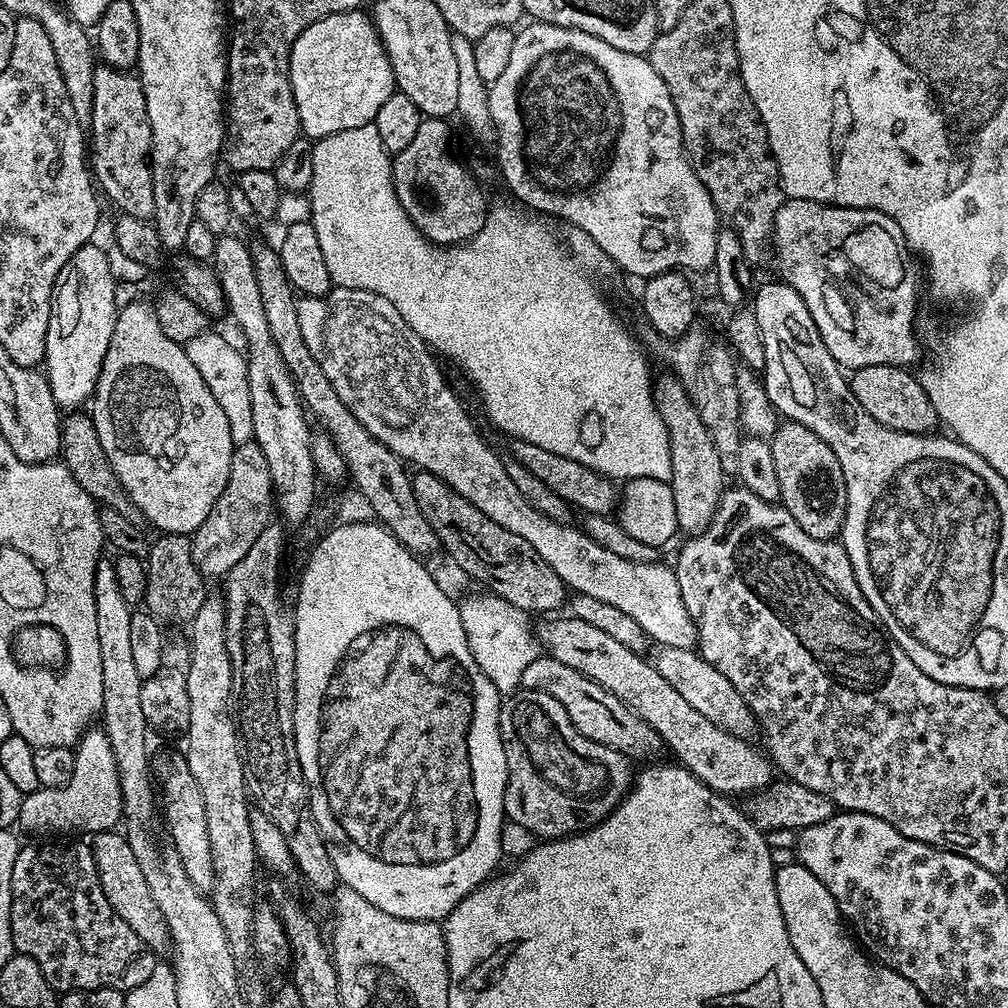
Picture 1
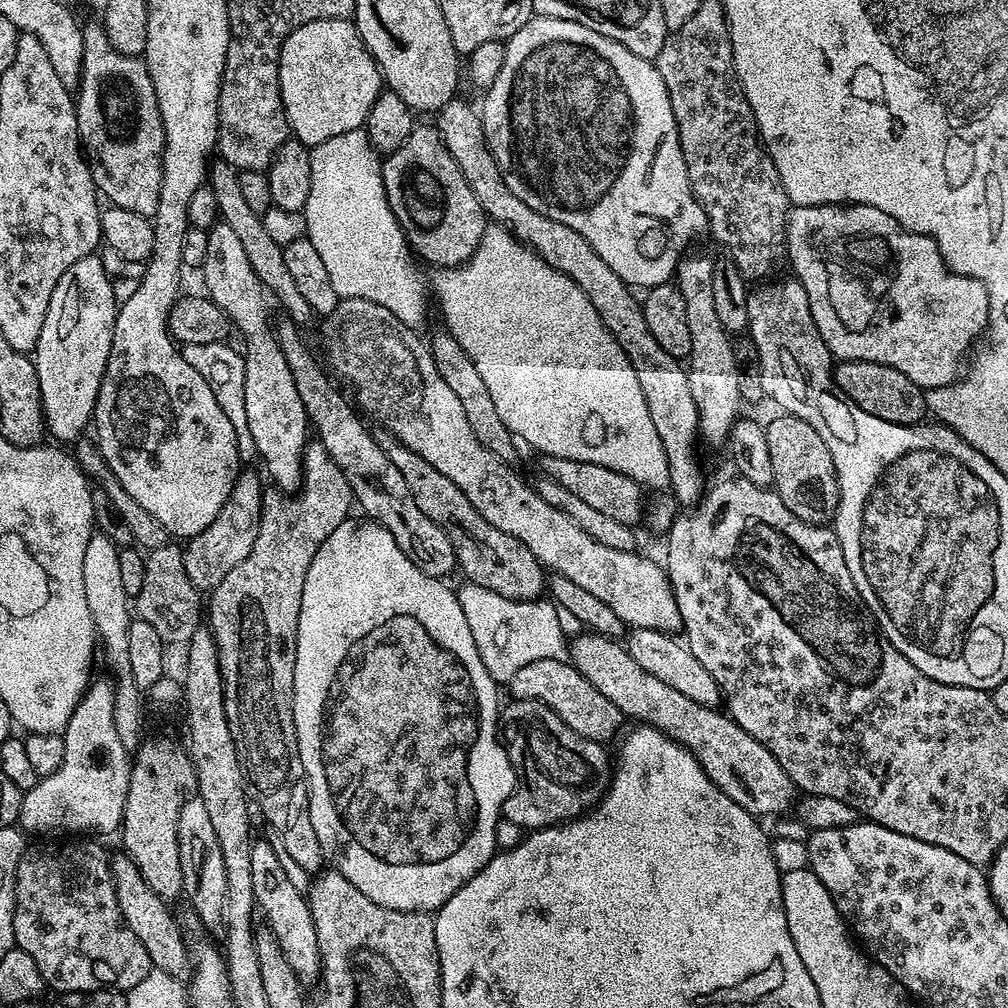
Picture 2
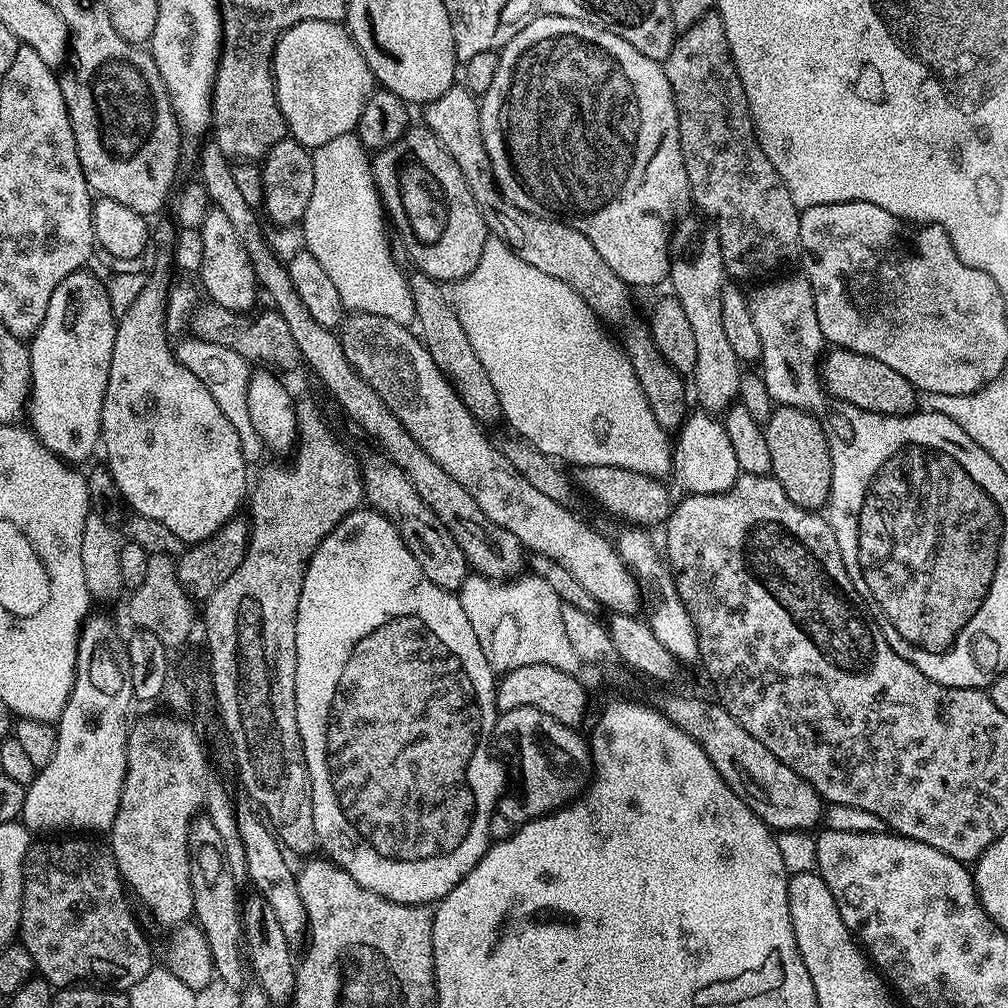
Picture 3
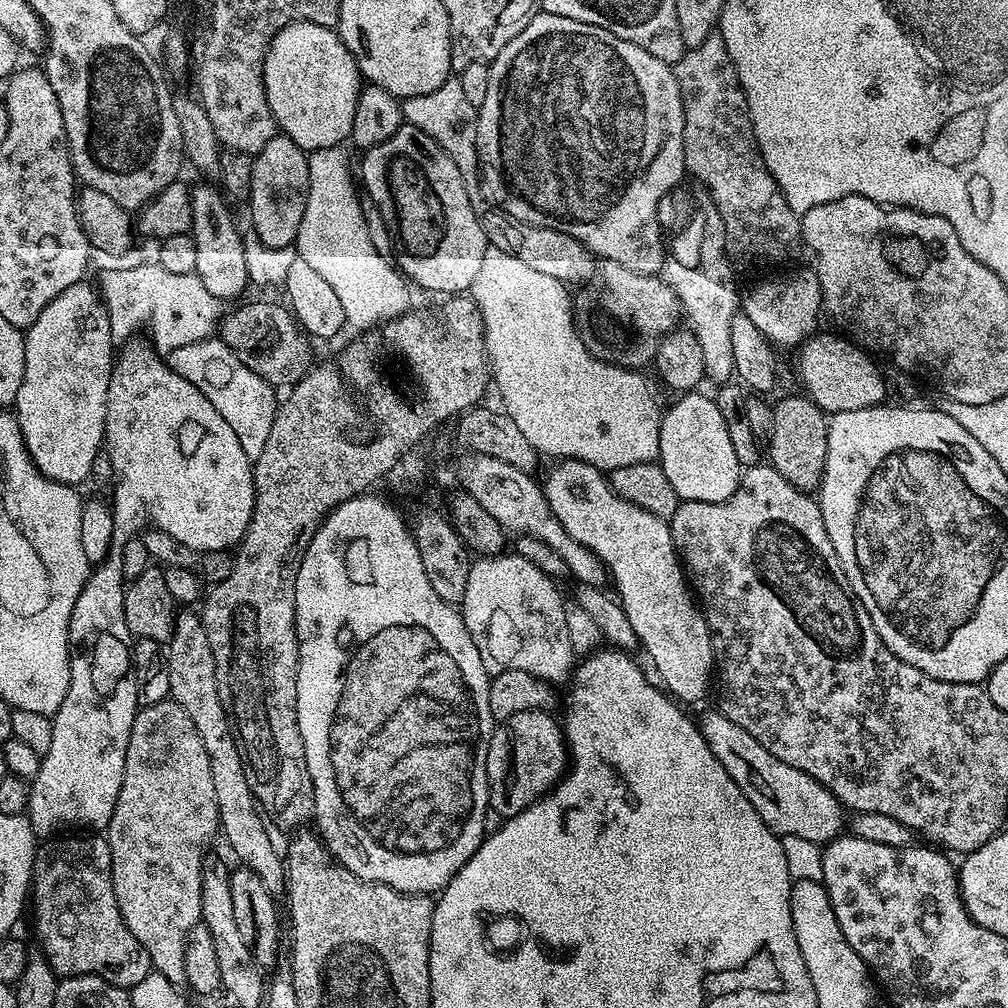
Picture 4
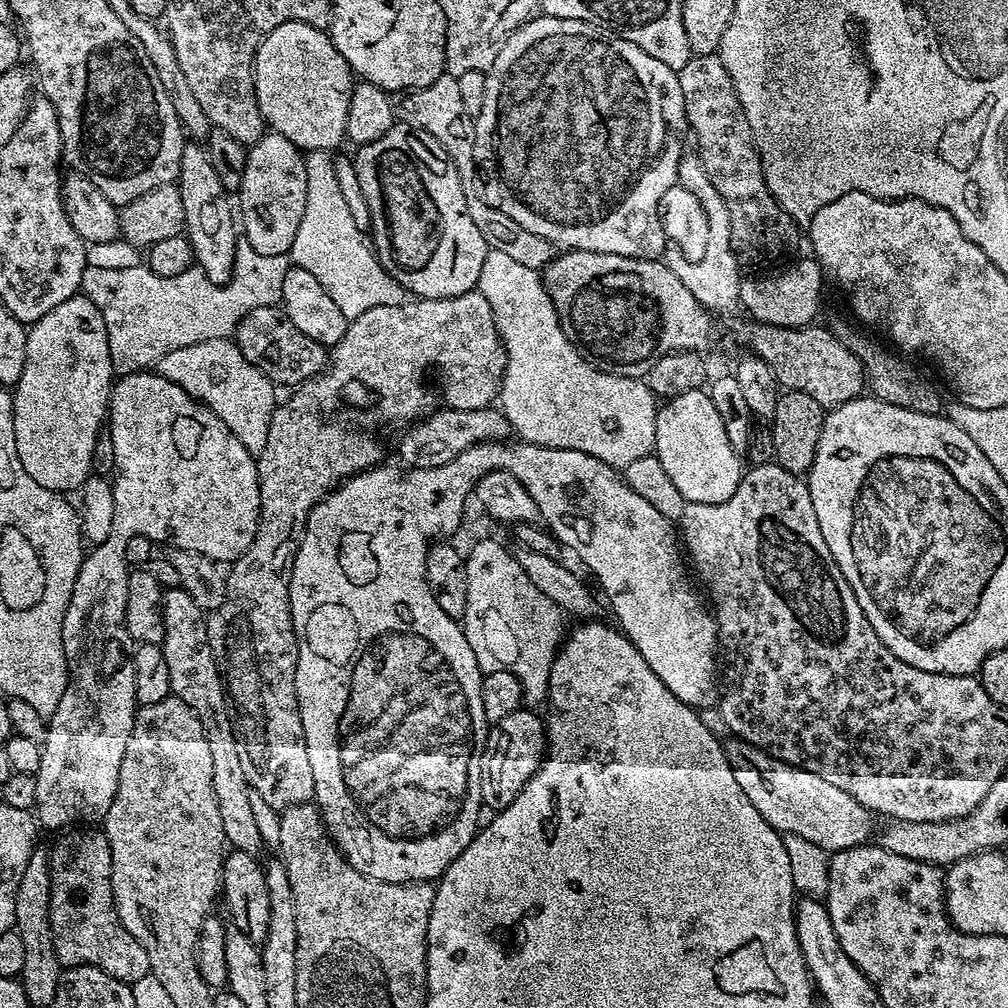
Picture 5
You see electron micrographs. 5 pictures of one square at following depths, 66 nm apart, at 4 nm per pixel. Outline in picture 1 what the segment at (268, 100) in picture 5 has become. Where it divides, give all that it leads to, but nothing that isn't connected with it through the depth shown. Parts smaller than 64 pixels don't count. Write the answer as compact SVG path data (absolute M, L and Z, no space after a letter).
M363 11L330 14L302 30L290 50L290 86L294 90L294 102L300 115L300 131L313 141L324 136L338 134L338 130L354 130L358 126L373 123L378 109L386 103L386 98L397 91L394 70L388 61L388 52L380 39L371 15Z

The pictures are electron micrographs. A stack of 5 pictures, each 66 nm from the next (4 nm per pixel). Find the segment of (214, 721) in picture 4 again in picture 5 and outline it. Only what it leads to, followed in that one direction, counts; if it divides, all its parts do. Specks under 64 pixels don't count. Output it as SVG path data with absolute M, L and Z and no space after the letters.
M182 587L169 588L164 593L162 606L164 623L163 649L166 666L170 669L171 695L176 696L202 722L206 742L210 742L210 759L214 761L214 798L218 798L218 811L222 817L225 841L238 851L259 853L265 842L259 833L257 820L250 806L250 788L242 770L242 754L236 741L236 730L232 727L230 701L224 691L224 682L216 668L216 659L208 645L208 622L206 613L186 594Z

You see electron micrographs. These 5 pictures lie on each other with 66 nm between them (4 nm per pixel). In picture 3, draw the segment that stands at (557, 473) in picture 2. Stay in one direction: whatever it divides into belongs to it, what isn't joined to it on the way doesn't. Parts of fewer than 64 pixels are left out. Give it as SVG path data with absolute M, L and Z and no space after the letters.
M585 464L575 469L575 483L581 484L606 511L632 526L663 525L674 507L674 499L668 493L665 481L658 476L640 474L638 470L626 470L622 466L598 466Z

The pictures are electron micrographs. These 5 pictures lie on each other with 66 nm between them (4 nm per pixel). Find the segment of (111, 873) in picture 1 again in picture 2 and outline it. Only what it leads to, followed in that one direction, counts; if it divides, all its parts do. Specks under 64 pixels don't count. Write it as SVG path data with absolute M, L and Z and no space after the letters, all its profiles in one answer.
M127 854L113 855L110 863L112 866L112 881L116 887L116 897L120 907L120 919L130 926L134 938L146 946L146 954L150 954L150 962L153 968L170 974L175 980L184 982L192 975L192 953L186 933L181 921L172 917L172 912L167 903L161 900L150 886L140 877L136 864Z

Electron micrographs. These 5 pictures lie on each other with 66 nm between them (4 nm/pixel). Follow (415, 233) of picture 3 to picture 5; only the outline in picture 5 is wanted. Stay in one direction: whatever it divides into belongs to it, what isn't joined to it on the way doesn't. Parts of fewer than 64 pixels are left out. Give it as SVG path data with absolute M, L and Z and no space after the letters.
M397 122L392 125L390 130L386 130L386 134L382 134L382 138L378 138L369 144L361 144L355 151L352 165L358 174L358 186L362 186L362 198L366 198L366 206L370 217L370 232L376 235L374 238L371 237L370 243L376 257L380 259L380 265L404 287L405 293L421 300L450 298L473 291L479 285L482 266L486 262L489 247L482 238L482 230L478 230L478 226L474 226L474 218L470 218L470 210L466 206L466 198L469 193L462 186L462 182L458 178L458 170L452 159L446 154L446 150L442 150L438 138L430 138L430 134L426 134L426 130L422 130L413 124Z

